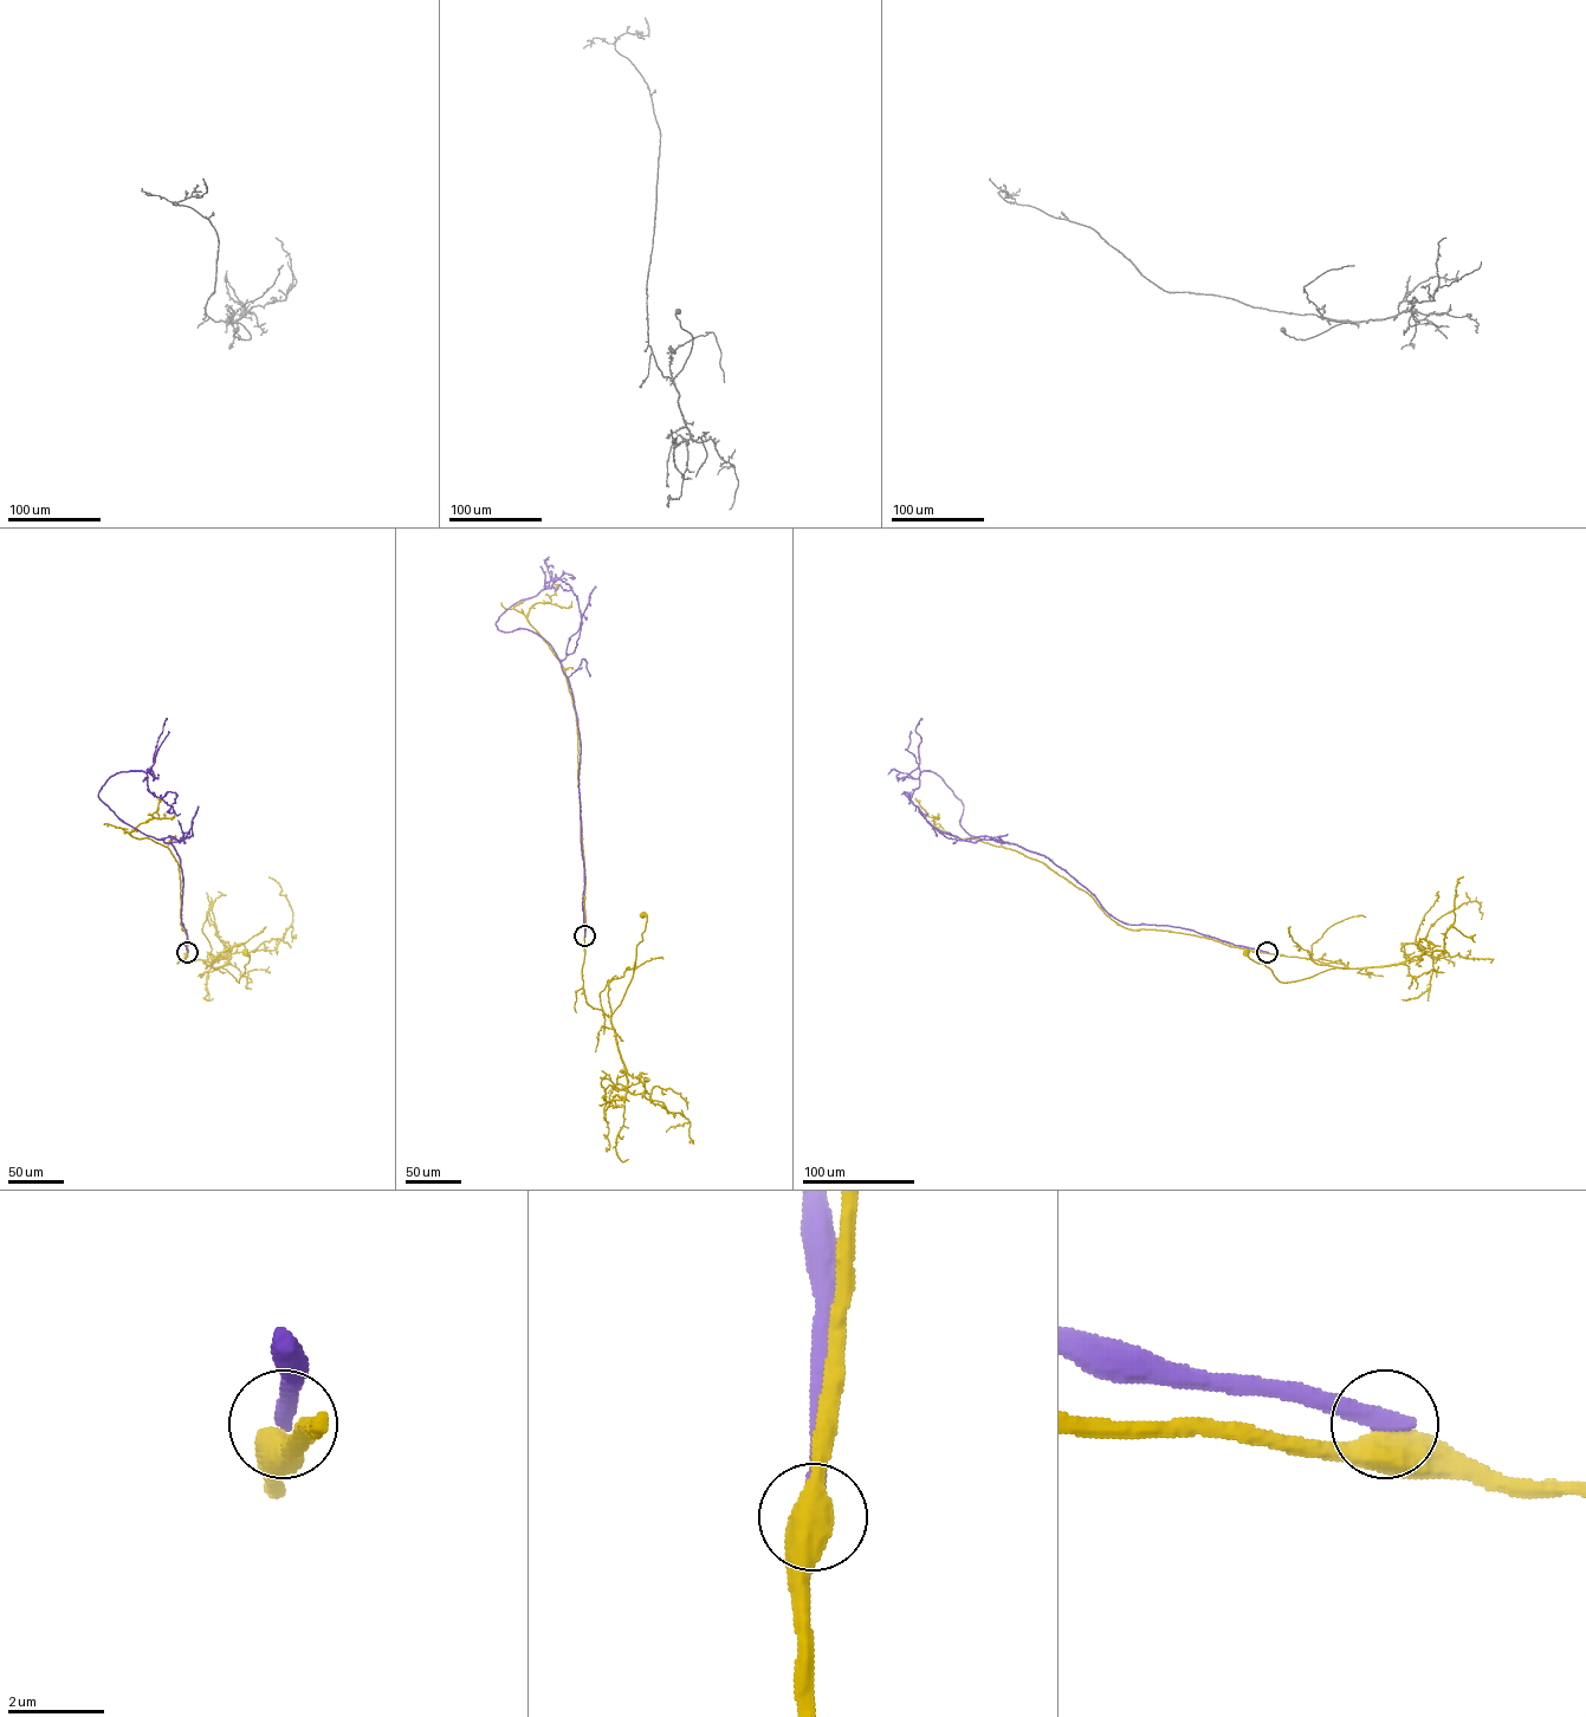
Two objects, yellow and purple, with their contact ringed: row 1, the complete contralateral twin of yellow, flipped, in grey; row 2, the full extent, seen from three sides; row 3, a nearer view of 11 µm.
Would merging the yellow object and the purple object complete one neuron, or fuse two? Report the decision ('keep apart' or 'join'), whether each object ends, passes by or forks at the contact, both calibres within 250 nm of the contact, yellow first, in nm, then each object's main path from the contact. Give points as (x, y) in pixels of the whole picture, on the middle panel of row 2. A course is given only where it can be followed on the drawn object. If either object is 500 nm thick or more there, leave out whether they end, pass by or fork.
keep apart | 550/440 nm | yellow via (584, 935), (581, 972), (586, 1002), (610, 1016), (633, 977), (636, 945), (642, 940), (647, 920), (642, 915) | purple via (584, 935), (571, 688), (548, 642), (496, 622), (546, 582), (561, 580), (577, 596)

